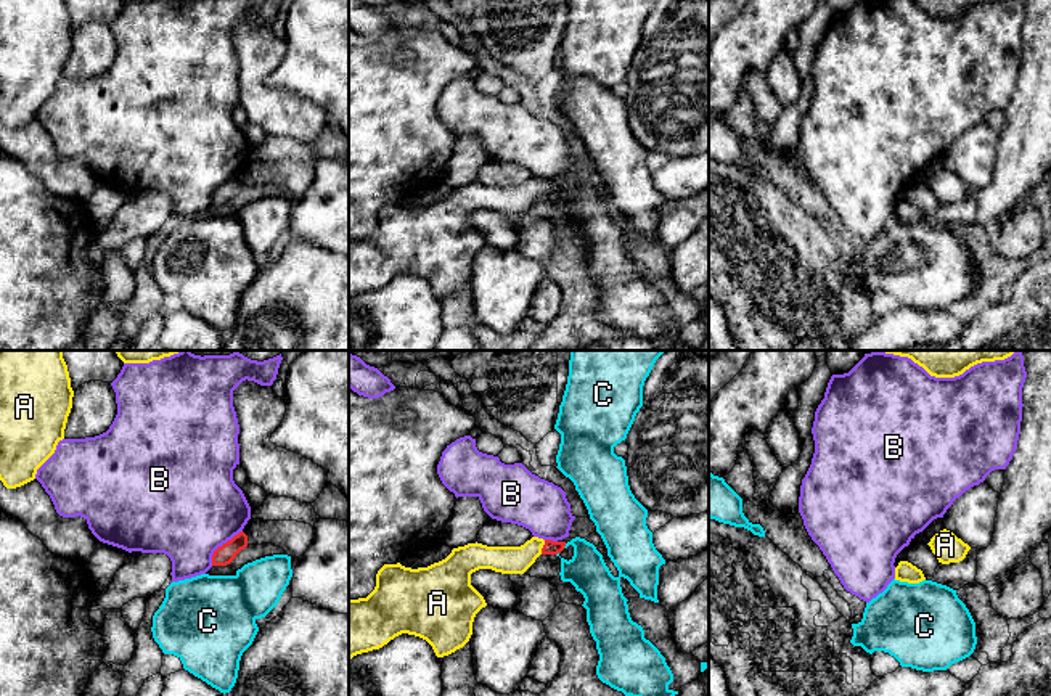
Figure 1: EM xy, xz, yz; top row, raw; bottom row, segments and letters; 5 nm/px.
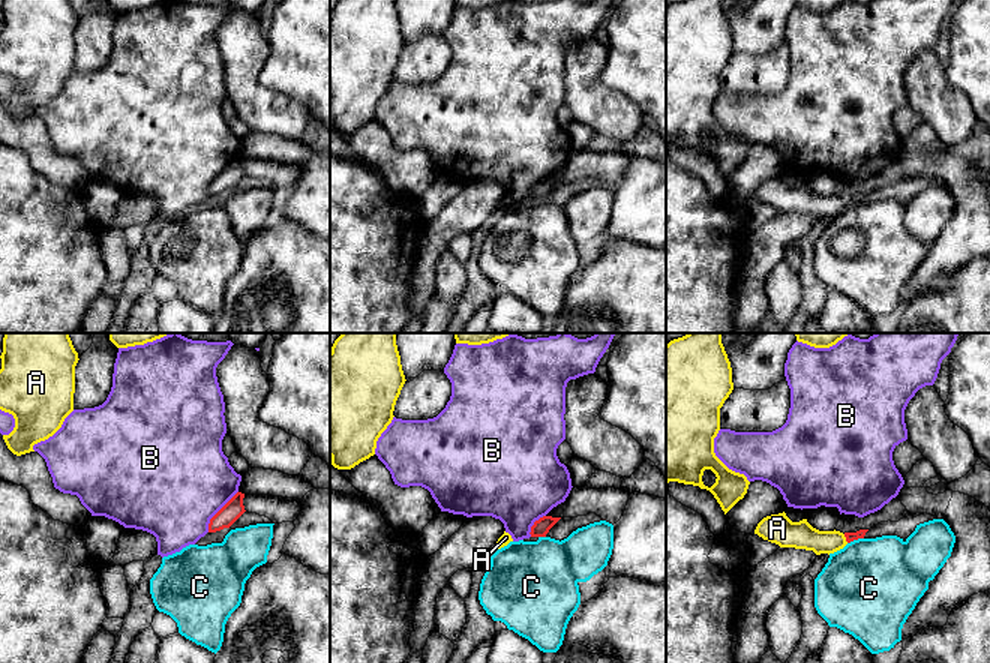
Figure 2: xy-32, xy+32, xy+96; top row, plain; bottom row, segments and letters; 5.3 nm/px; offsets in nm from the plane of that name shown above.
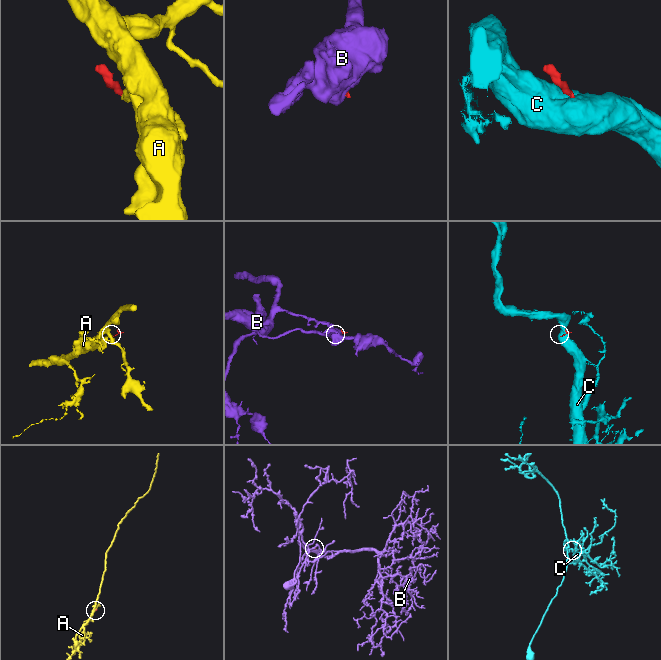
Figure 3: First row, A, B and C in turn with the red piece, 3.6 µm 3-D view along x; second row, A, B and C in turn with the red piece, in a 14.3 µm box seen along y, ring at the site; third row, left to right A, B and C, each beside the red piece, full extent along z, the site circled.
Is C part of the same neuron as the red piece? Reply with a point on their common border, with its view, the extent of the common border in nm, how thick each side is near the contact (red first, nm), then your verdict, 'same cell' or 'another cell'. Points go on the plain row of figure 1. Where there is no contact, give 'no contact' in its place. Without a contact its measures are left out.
meets red in xz at (564, 185); contact 30 nm long; 70 nm thick on the red side, 200 nm on the other; another cell

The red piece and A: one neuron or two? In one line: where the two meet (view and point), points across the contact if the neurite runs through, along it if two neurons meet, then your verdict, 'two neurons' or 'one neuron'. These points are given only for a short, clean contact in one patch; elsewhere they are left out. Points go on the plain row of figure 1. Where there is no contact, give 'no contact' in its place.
meets red in xz at (543, 187); runs through xz (550, 187), (543, 187), (508, 200); one neuron

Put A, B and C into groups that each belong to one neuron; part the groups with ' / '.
A / B / C

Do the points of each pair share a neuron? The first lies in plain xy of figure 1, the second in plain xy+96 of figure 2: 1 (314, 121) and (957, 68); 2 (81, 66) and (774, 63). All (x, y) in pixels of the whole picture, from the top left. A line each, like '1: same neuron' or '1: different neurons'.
1: different neurons
2: same neuron

